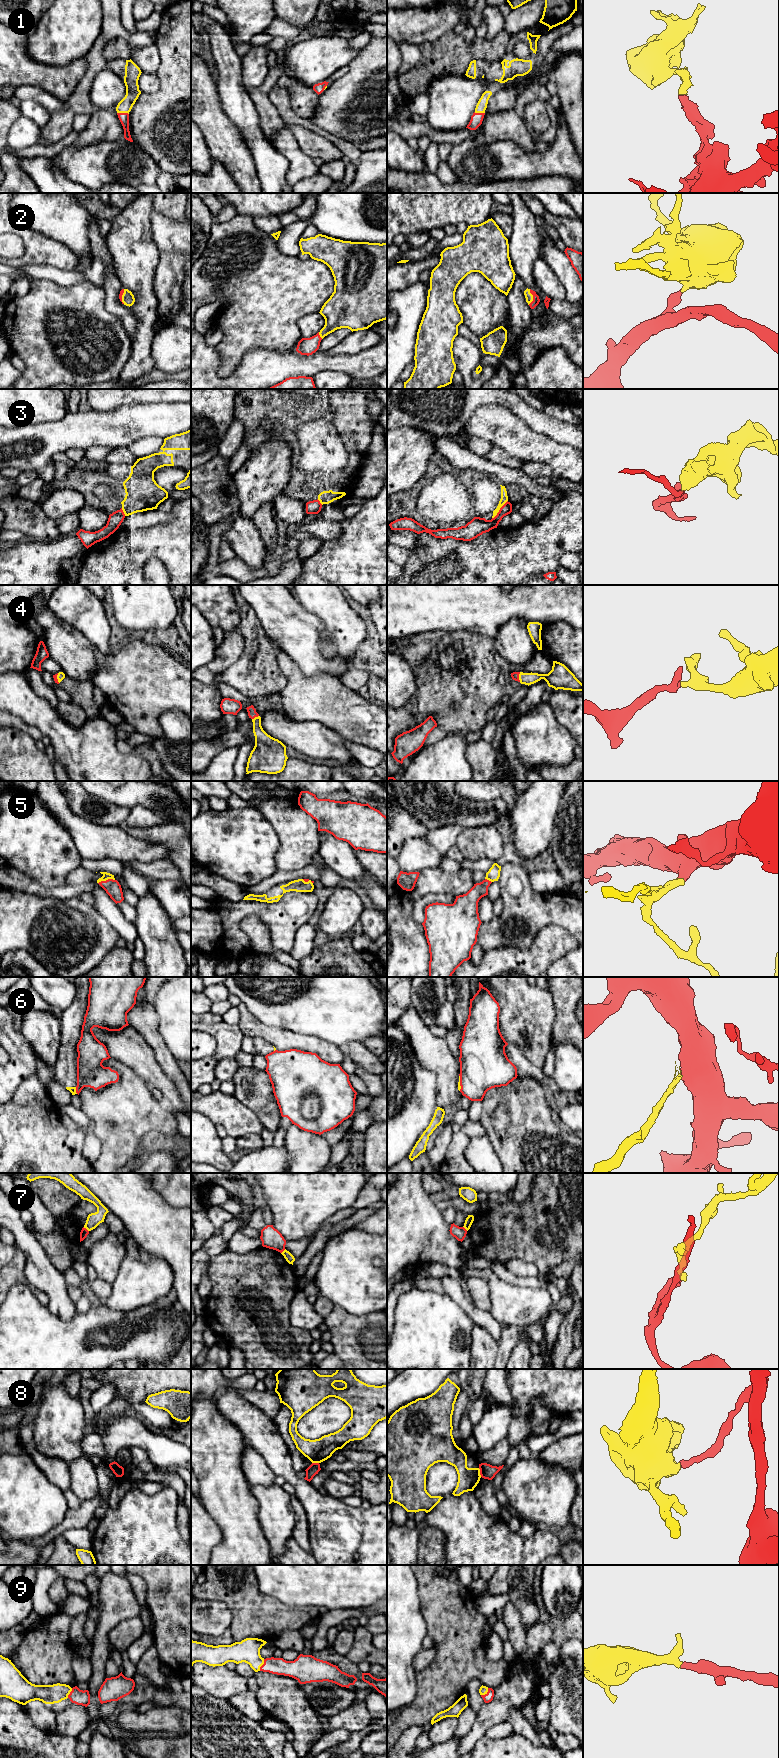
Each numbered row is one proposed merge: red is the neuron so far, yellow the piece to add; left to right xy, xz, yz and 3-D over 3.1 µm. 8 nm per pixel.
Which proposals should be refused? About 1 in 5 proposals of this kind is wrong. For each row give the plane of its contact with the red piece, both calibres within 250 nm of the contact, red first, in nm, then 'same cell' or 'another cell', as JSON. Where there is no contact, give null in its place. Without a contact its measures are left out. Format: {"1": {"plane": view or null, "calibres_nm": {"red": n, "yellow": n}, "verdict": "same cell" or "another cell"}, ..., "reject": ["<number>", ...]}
{"1": {"plane": "xy", "calibres_nm": {"red": 80, "yellow": 110}, "verdict": "same cell"}, "2": {"plane": "yz", "calibres_nm": {"red": 60, "yellow": 60}, "verdict": "same cell"}, "3": {"plane": "yz", "calibres_nm": {"red": 150, "yellow": 60}, "verdict": "another cell"}, "4": {"plane": "yz", "calibres_nm": {"red": 60, "yellow": 100}, "verdict": "same cell"}, "5": {"plane": "xy", "calibres_nm": {"red": 130, "yellow": 60}, "verdict": "same cell"}, "6": {"plane": "yz", "calibres_nm": {"red": 380, "yellow": 30}, "verdict": "another cell"}, "7": {"plane": "xy", "calibres_nm": {"red": 70, "yellow": 110}, "verdict": "another cell"}, "8": {"plane": "yz", "calibres_nm": {"red": 120, "yellow": 170}, "verdict": "another cell"}, "9": {"plane": "xz", "calibres_nm": {"red": 140, "yellow": 190}, "verdict": "same cell"}, "reject": ["3", "6", "7", "8"]}

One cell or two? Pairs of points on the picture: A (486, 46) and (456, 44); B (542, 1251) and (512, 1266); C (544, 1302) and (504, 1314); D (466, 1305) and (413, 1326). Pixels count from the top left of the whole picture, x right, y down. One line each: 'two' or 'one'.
A: one
B: two
C: one
D: two

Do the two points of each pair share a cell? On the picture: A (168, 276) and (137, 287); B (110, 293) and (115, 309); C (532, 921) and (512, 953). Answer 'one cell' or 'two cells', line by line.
A: two cells
B: one cell
C: two cells

